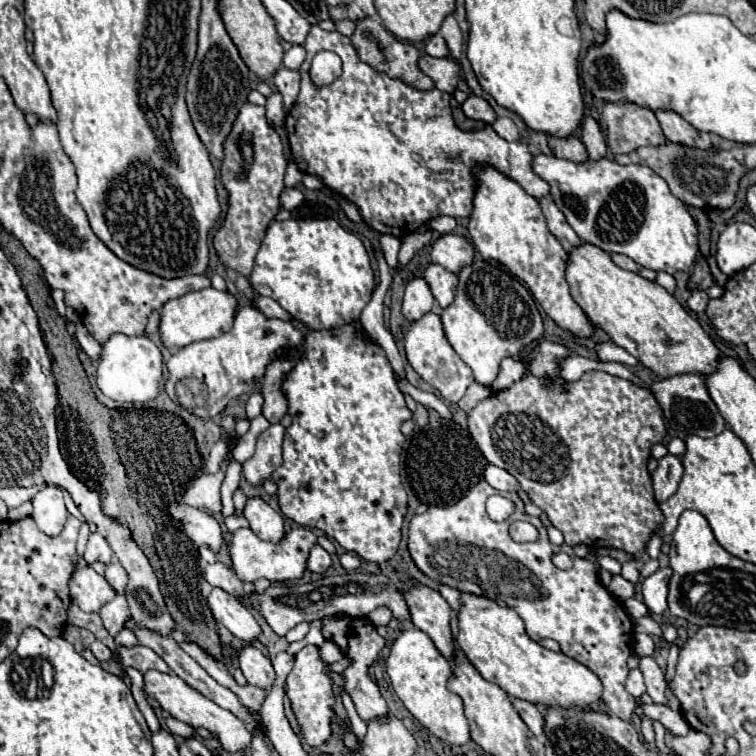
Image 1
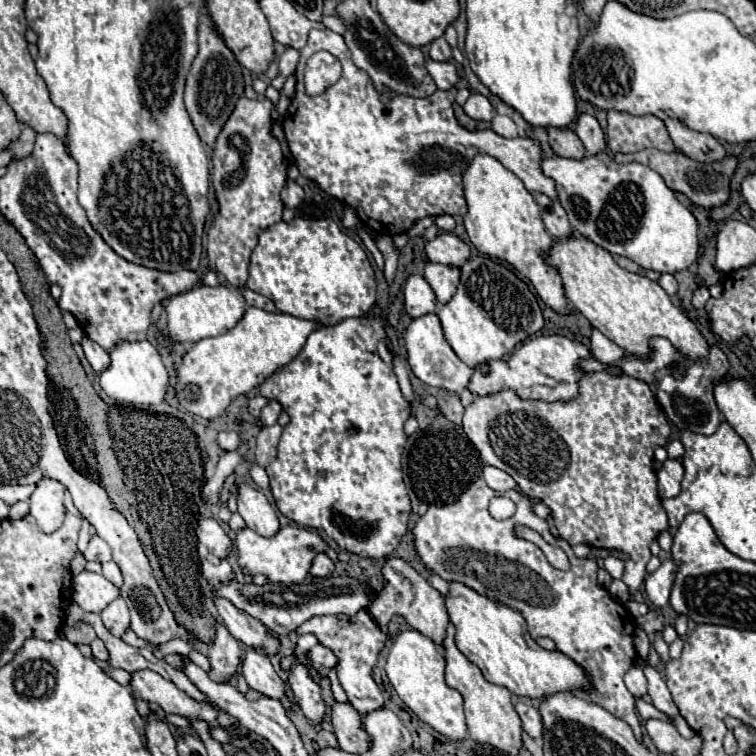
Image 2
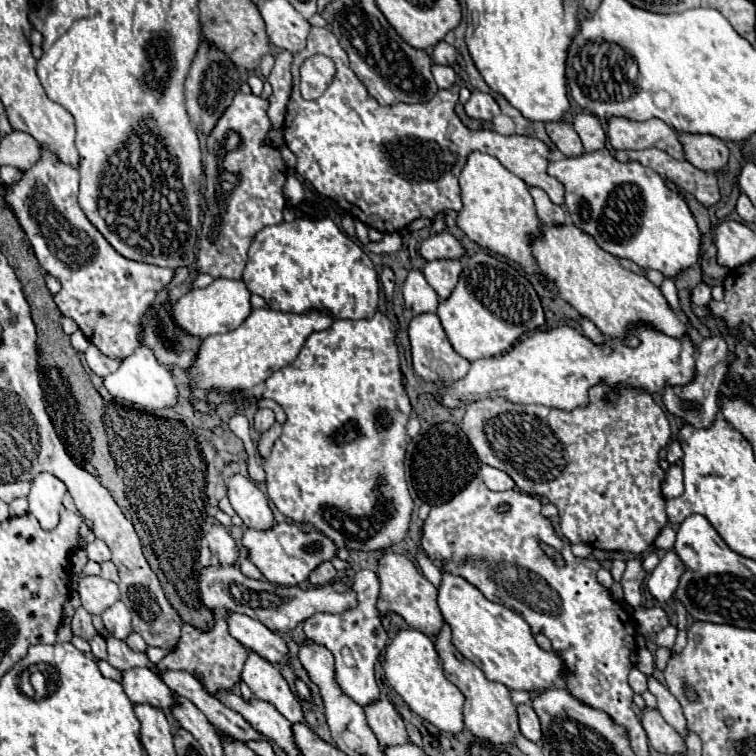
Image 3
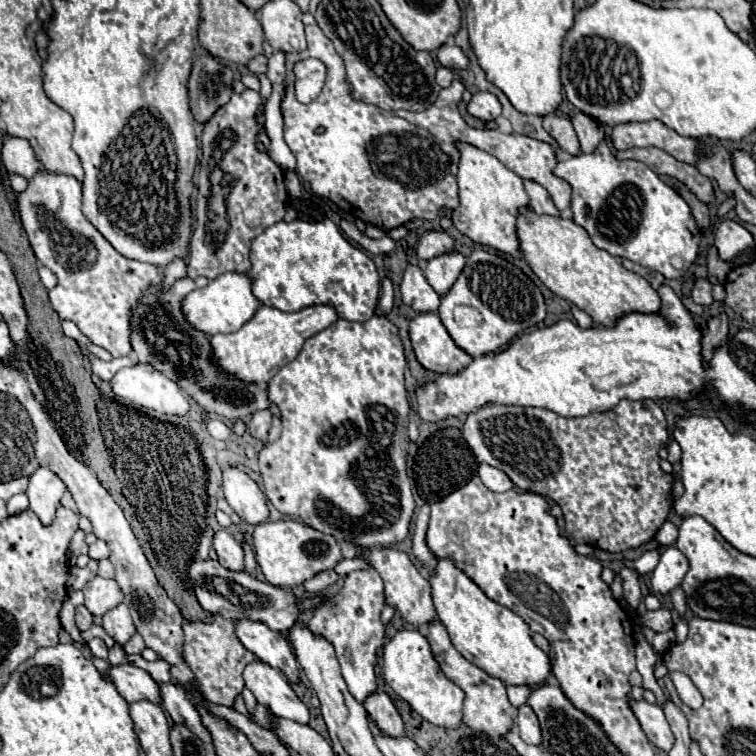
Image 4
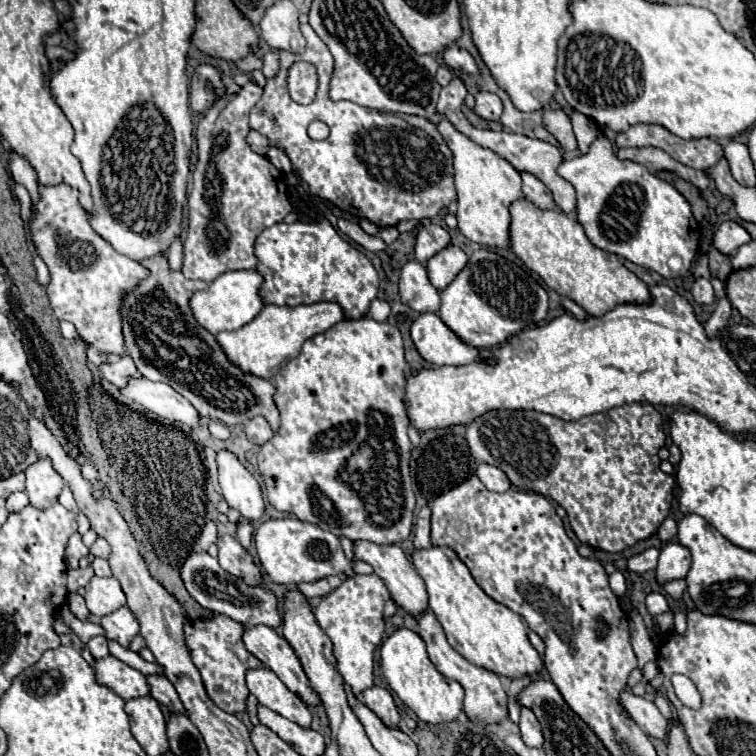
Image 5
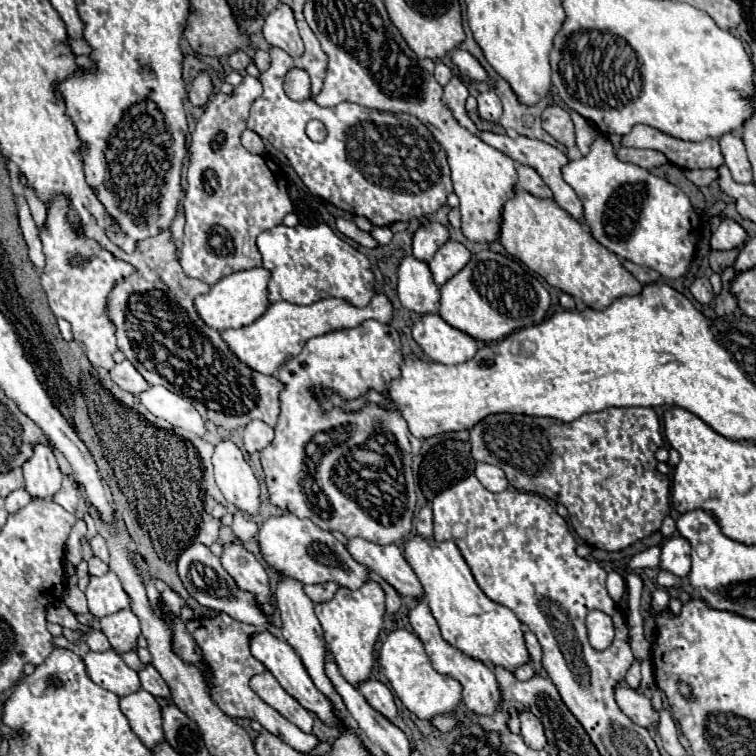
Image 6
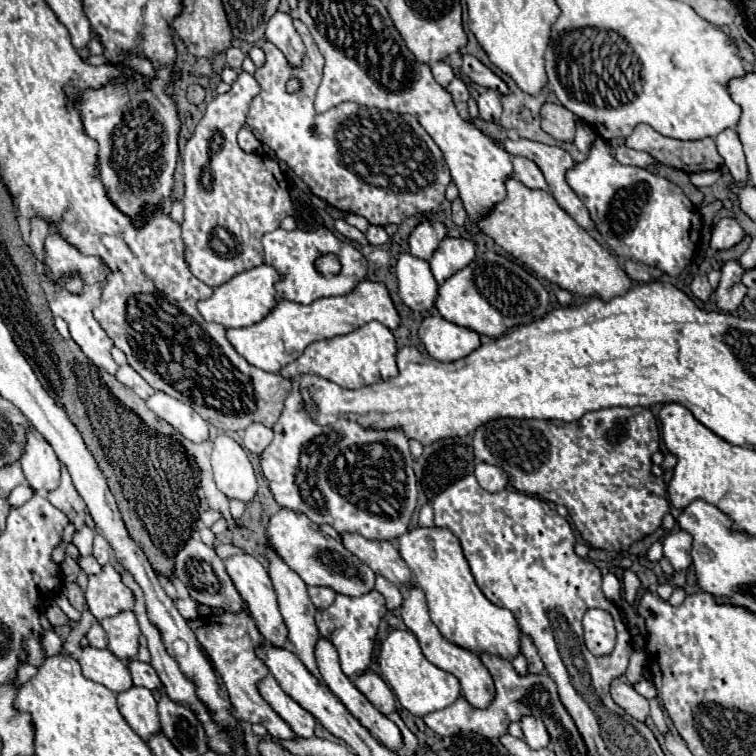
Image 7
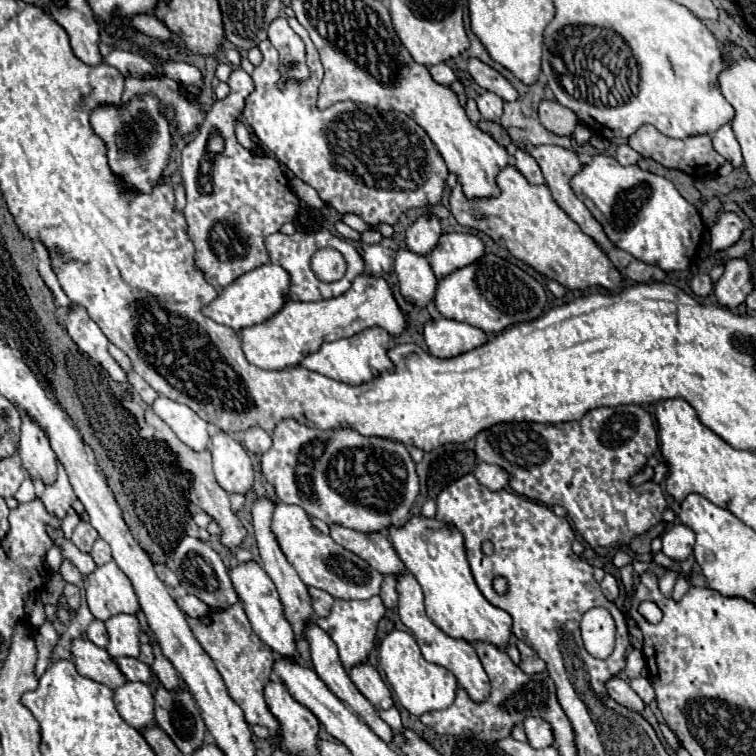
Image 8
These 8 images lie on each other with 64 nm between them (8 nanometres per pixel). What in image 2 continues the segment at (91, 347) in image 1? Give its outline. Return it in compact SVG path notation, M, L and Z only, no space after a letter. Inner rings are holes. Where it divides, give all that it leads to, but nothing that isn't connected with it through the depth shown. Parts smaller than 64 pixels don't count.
M86 334L82 336L82 348L84 348L84 354L86 354L88 362L92 364L92 368L96 372L102 372L102 368L106 368L106 364L110 362L108 352L102 346L98 346L96 342L92 342Z

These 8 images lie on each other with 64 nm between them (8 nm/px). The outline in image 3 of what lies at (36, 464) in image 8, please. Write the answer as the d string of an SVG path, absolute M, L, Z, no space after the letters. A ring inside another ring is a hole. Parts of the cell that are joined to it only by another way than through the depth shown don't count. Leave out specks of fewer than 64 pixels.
M38 474L32 482L32 490L28 494L30 512L38 518L44 530L52 530L58 524L62 500L66 494L66 486L52 474Z

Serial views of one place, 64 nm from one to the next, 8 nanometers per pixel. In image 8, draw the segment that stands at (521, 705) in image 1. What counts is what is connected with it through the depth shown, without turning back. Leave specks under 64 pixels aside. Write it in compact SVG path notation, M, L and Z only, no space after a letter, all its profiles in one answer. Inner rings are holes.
M526 718L524 720L524 732L528 736L528 744L532 748L548 748L554 744L554 736L552 736L552 730L550 730L550 724L544 722L542 718Z

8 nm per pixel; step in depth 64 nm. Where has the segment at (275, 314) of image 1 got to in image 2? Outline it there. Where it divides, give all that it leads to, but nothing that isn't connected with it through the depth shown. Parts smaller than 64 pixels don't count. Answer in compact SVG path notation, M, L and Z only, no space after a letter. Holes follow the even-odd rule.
M242 96L224 124L214 154L212 154L212 184L216 188L216 198L220 202L220 212L214 216L208 230L206 250L210 266L222 274L222 278L240 288L250 306L262 308L266 312L278 312L274 302L246 288L250 254L258 244L258 236L270 226L282 220L284 204L280 192L286 184L286 160L280 150L278 140L272 136L272 102L270 100L248 100Z

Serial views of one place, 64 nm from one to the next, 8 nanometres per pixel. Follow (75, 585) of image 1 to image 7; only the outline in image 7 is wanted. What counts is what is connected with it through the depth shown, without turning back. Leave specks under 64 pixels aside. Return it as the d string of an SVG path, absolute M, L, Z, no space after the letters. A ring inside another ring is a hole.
M106 564L100 574L88 580L88 608L98 618L104 620L124 610L132 610L134 596L124 586L120 574L112 564Z

